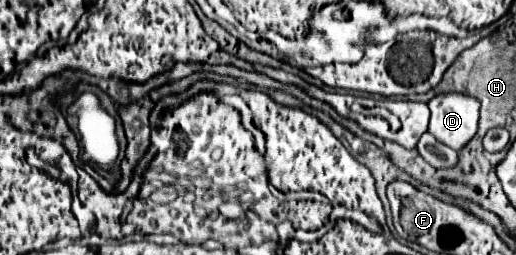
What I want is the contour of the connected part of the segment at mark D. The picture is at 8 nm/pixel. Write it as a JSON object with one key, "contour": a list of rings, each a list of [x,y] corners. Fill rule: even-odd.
{"contour":[[[439,94],[429,102],[429,132],[453,150],[461,150],[477,134],[479,100],[467,94]]]}

